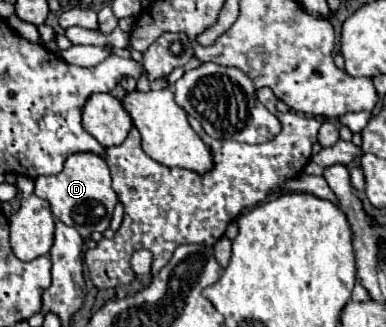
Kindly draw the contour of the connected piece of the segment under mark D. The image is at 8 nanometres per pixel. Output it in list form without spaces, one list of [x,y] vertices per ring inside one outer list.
[[[72,154],[64,170],[56,176],[36,178],[34,194],[48,200],[54,218],[78,230],[82,238],[88,238],[92,232],[104,232],[110,228],[112,212],[118,202],[116,192],[112,190],[112,178],[108,164],[96,154]]]

